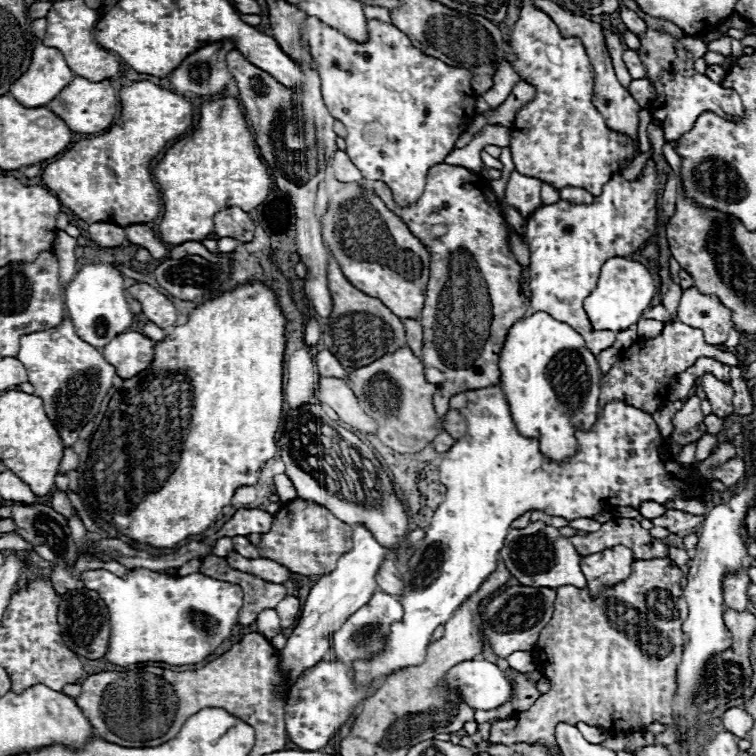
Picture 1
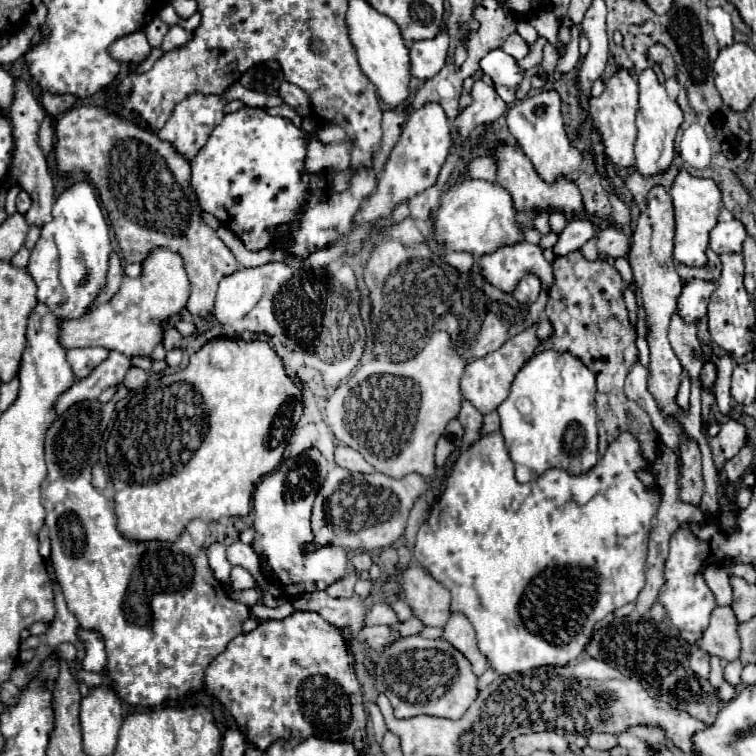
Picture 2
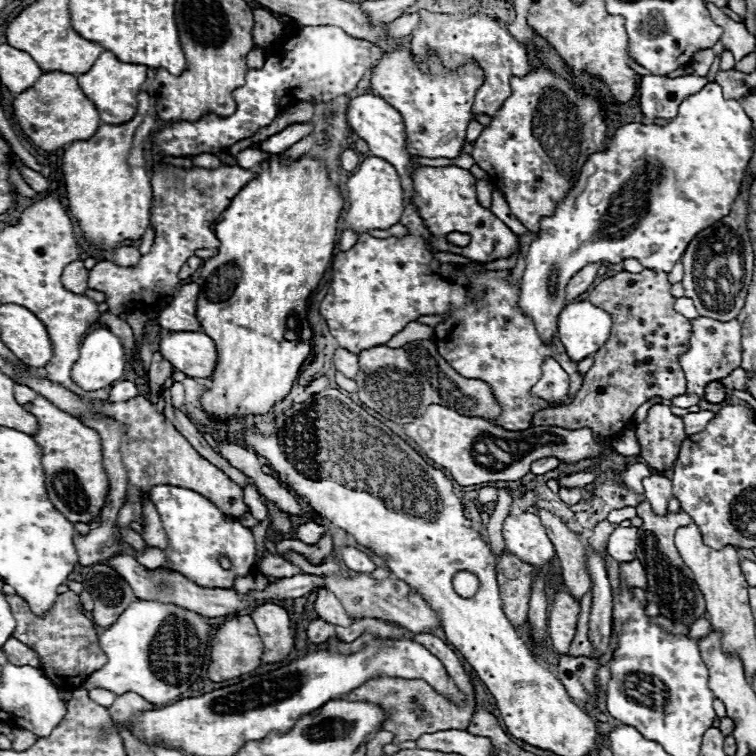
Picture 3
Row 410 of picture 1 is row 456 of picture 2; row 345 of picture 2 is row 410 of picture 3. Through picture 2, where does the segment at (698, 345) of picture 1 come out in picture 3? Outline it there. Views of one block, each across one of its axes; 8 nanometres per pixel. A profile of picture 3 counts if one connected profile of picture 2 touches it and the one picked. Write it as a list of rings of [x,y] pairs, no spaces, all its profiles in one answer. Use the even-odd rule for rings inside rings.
[[[622,270],[602,280],[590,292],[590,302],[612,316],[612,334],[608,342],[594,354],[594,364],[582,378],[582,388],[578,390],[574,400],[566,406],[540,410],[534,416],[532,424],[556,424],[560,428],[590,428],[596,438],[614,438],[618,432],[624,430],[626,424],[630,424],[636,408],[642,406],[646,400],[654,396],[672,400],[674,396],[686,394],[686,380],[678,364],[678,356],[680,352],[684,352],[684,348],[688,348],[688,336],[692,334],[692,326],[682,314],[674,310],[676,298],[670,294],[670,288],[672,284],[660,270],[642,270],[638,274]]]

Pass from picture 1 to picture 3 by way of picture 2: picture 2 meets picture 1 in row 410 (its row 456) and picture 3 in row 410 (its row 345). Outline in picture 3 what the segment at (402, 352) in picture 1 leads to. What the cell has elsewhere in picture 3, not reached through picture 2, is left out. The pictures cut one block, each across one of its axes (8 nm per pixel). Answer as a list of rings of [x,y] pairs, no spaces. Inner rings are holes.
[[[440,404],[428,406],[426,414],[422,418],[416,418],[412,424],[404,426],[406,434],[426,452],[428,458],[432,458],[436,464],[446,468],[450,476],[460,484],[460,486],[474,486],[474,484],[484,484],[484,482],[496,482],[496,480],[520,480],[530,472],[530,464],[538,458],[544,456],[556,456],[562,462],[578,462],[584,458],[598,456],[606,446],[610,446],[608,440],[594,440],[590,428],[578,428],[578,430],[568,430],[568,428],[558,428],[558,426],[532,426],[522,432],[512,432],[504,430],[490,420],[484,418],[470,418],[462,416],[450,408],[444,408]]]

